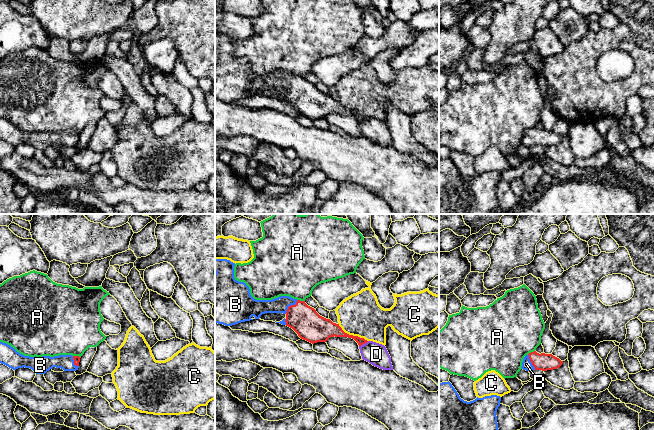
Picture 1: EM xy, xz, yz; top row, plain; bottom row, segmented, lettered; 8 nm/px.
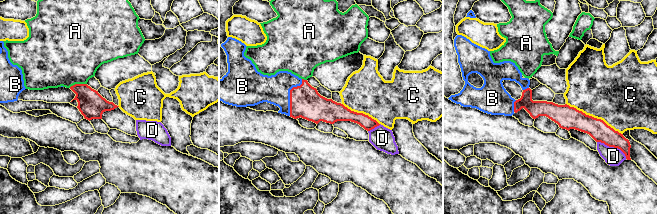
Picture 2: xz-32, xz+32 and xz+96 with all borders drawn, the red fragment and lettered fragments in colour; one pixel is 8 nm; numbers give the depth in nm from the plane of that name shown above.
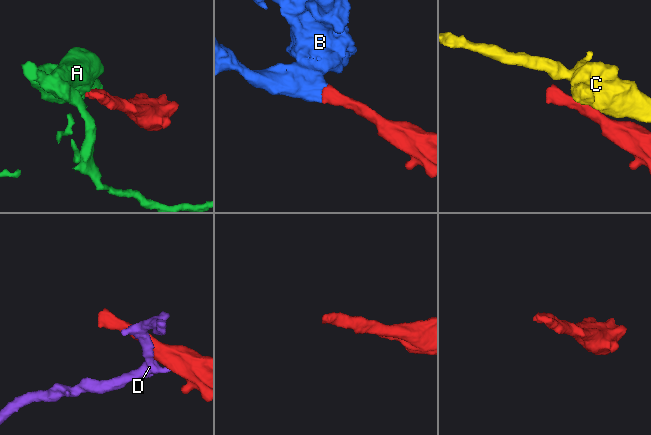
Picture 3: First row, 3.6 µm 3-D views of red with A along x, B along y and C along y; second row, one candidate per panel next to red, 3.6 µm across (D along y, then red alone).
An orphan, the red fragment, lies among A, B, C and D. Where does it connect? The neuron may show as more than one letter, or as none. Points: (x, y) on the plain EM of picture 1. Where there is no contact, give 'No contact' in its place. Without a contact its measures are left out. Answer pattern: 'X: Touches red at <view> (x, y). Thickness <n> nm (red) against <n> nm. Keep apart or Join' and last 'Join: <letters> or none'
A: Touches red at xz (301, 77). Thickness 240 nm (red) against 420 nm. Keep apart
B: Touches red at xz (291, 81). Thickness 240 nm (red) against 130 nm. Join
C: Touches red at xz (352, 111). Thickness 180 nm (red) against 340 nm. Keep apart
D: Touches red at xz (363, 119). Thickness 100 nm (red) against 180 nm. Keep apart
Join: B

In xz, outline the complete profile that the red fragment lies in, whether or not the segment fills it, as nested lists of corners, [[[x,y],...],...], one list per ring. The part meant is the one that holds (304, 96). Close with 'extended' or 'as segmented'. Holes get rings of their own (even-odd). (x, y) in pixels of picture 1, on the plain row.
[[[215,35],[215,99],[232,102],[241,98],[259,95],[265,89],[283,89],[286,93],[276,99],[292,104],[298,112],[312,120],[326,118],[330,113],[348,113],[354,115],[359,122],[368,117],[358,112],[345,109],[339,100],[320,92],[316,86],[308,82],[305,77],[280,72],[272,76],[256,76],[250,70],[249,63],[244,58],[234,54],[235,39],[227,35]]]; extended

